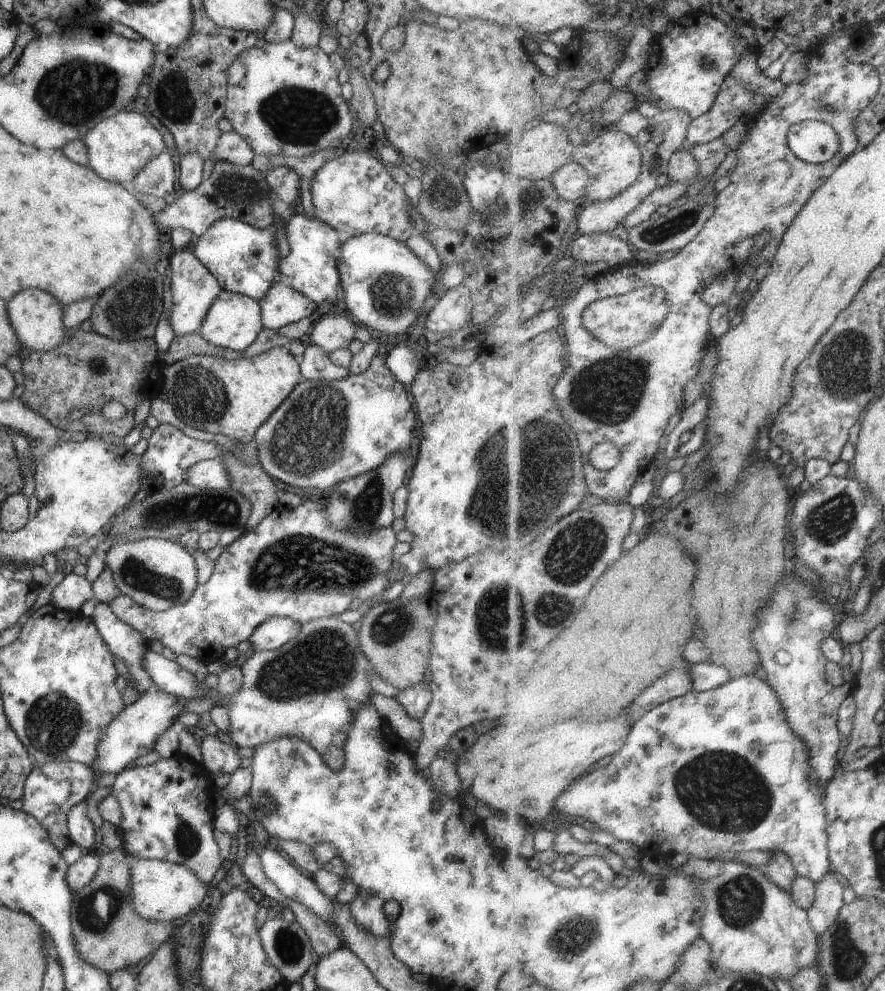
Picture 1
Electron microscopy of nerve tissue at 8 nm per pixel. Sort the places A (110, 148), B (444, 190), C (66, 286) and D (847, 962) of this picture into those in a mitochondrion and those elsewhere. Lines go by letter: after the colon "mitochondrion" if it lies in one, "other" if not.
A: other
B: mitochondrion
C: other
D: mitochondrion

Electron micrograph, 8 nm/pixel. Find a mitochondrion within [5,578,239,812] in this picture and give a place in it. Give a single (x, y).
(53, 724)

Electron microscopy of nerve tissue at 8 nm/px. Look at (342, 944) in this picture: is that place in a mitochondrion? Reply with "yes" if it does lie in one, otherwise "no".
no

